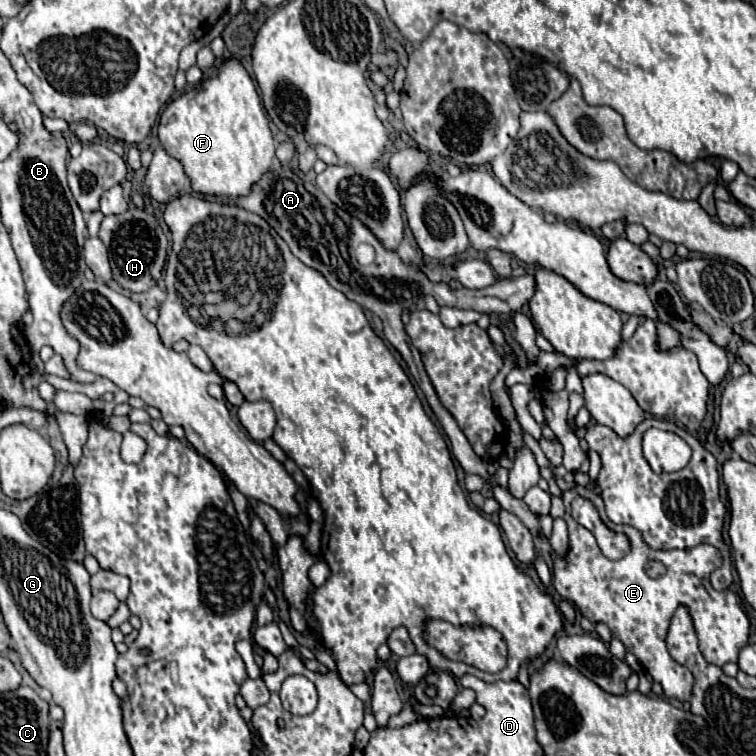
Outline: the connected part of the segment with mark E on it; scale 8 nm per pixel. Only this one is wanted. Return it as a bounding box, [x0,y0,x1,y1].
[552,484,750,700]

